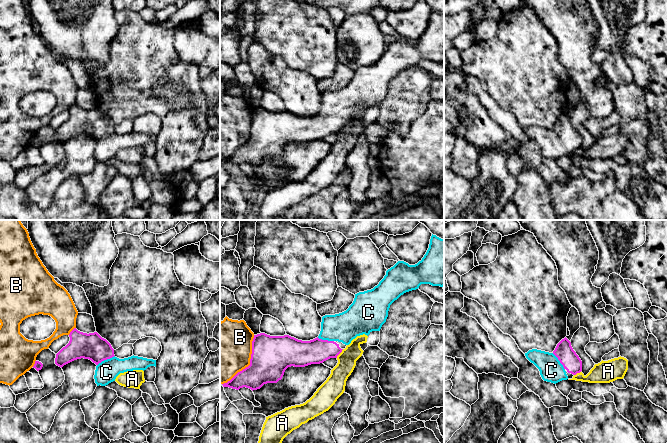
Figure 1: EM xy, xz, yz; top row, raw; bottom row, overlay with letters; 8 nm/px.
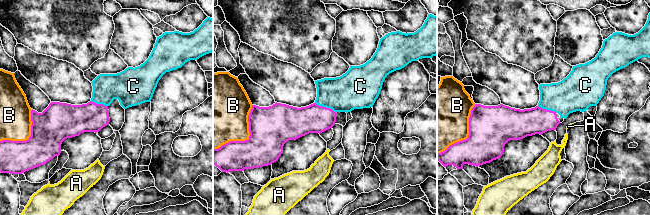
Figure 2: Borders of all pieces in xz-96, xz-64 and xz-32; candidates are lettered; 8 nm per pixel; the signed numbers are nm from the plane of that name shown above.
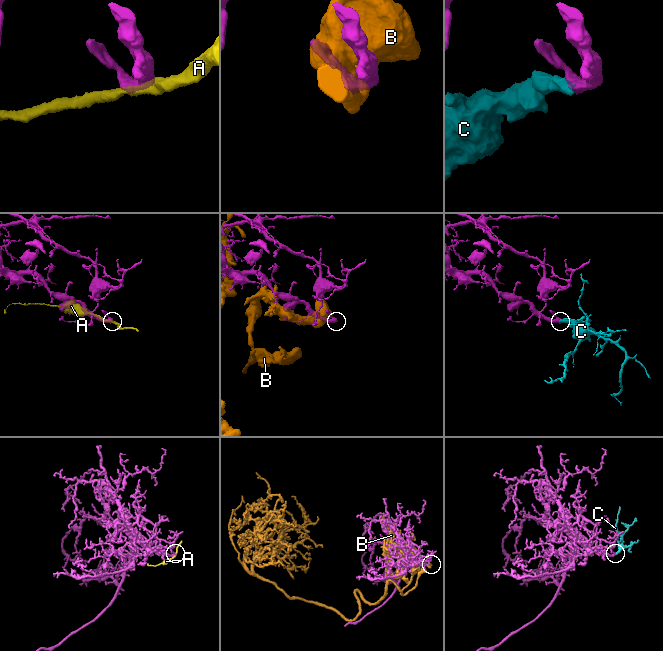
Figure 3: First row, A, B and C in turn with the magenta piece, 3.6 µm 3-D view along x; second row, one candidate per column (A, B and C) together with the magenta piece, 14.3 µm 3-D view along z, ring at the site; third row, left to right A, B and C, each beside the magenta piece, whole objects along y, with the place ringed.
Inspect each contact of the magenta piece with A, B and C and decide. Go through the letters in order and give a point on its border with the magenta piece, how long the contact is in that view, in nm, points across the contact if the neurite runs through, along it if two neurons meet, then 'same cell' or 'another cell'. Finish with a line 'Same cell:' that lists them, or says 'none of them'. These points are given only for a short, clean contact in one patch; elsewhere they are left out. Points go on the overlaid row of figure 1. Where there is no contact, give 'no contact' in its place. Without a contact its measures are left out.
A: meets magenta in xz at (340, 352); contact 90 nm long; border along xz (343, 349), (336, 357); another cell
B: meets magenta in xz at (250, 363); contact 480 nm long; another cell
C: meets magenta in xy at (105, 359); contact 170 nm long; runs through xy (92, 346), (105, 359), (106, 372); same cell
Same cell: C

